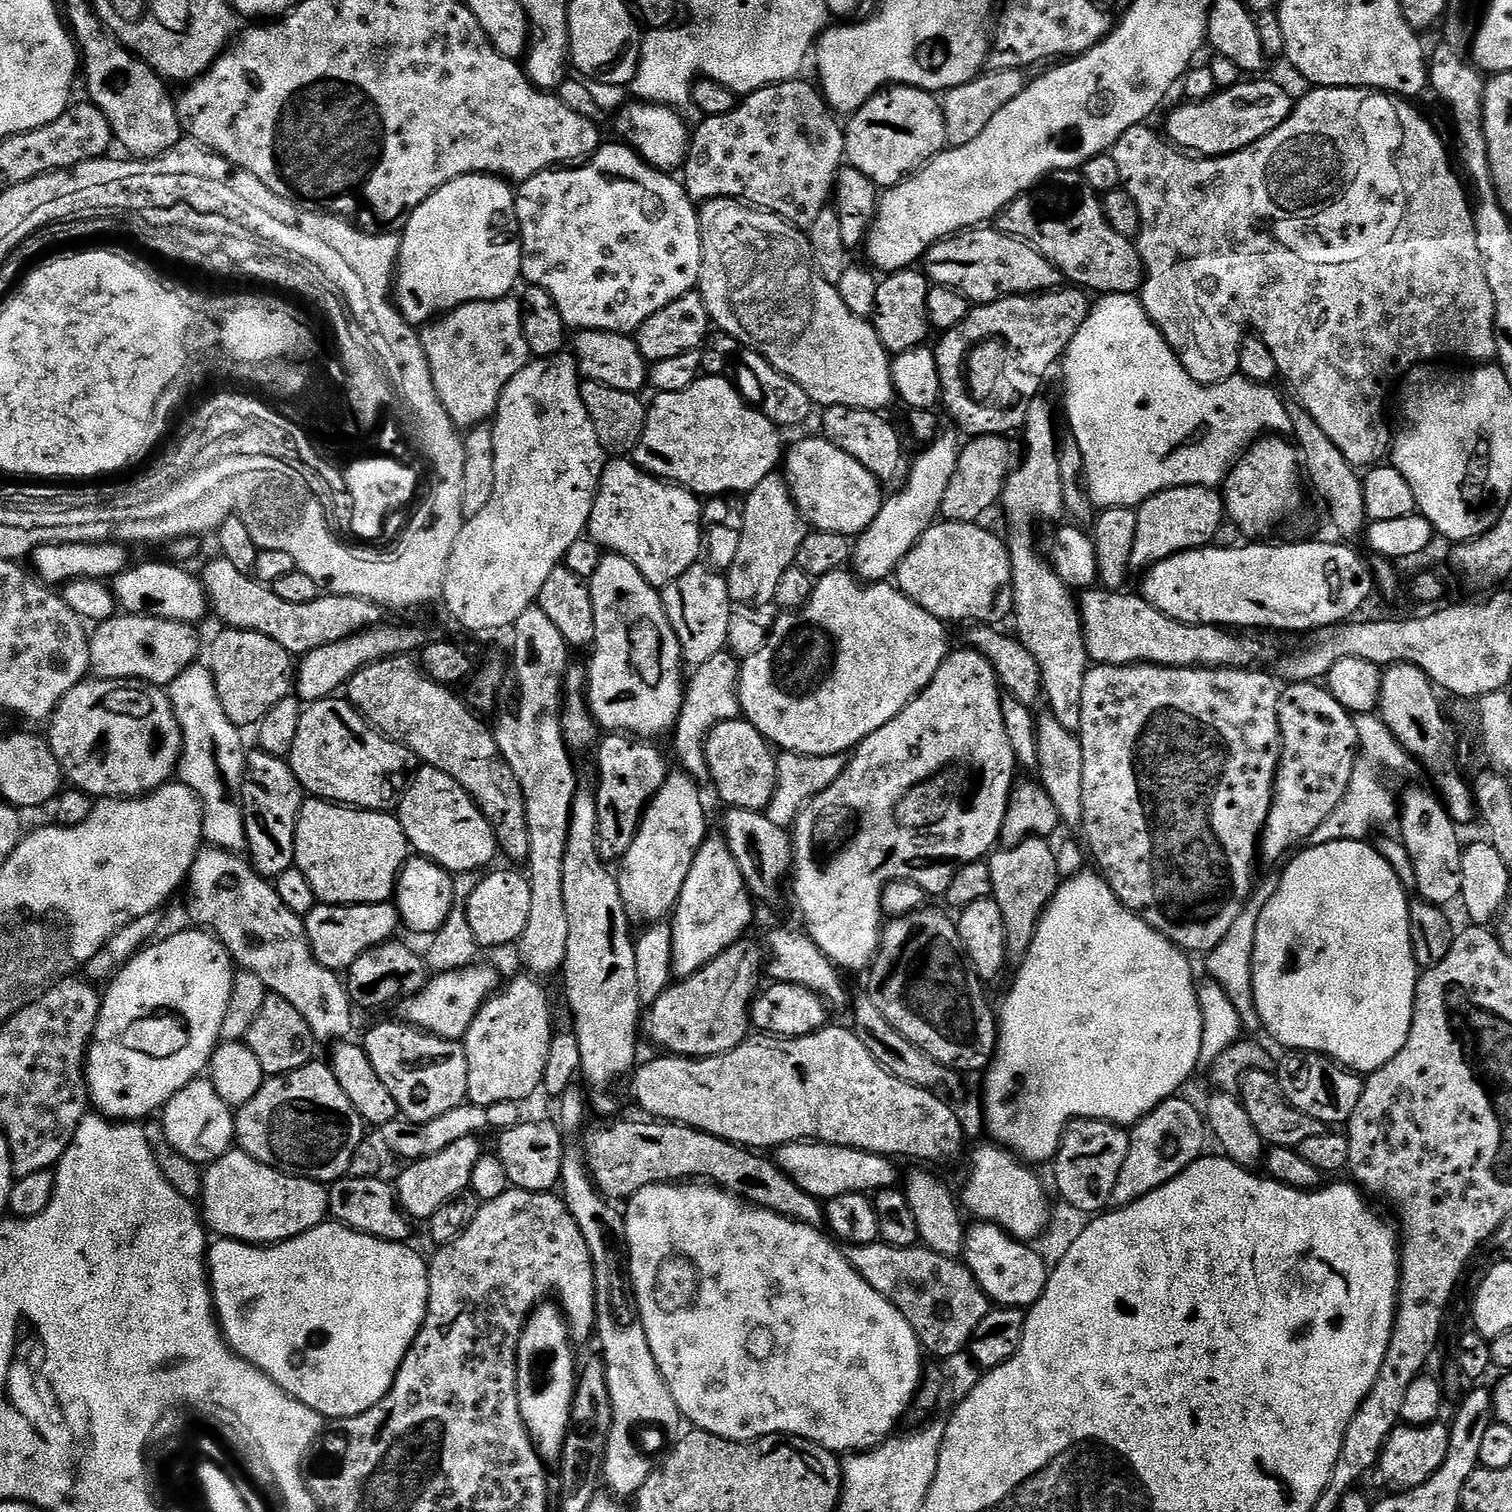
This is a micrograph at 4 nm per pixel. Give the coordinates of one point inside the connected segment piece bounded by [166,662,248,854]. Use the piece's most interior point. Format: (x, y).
(212, 765)

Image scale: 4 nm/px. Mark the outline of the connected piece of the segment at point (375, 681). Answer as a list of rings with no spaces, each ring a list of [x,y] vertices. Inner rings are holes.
[[[399,655],[391,656],[385,660],[374,661],[372,664],[366,665],[364,668],[357,670],[355,674],[348,680],[346,685],[346,699],[348,703],[353,704],[357,710],[359,710],[361,716],[372,725],[376,731],[387,736],[388,739],[395,742],[395,744],[403,744],[405,748],[408,749],[409,753],[413,757],[416,756],[429,768],[437,768],[442,770],[446,774],[450,774],[450,778],[454,778],[454,782],[458,782],[462,787],[467,790],[472,795],[472,799],[476,801],[476,805],[483,810],[484,816],[492,823],[492,829],[496,835],[496,846],[501,853],[504,852],[512,860],[522,860],[522,862],[528,860],[528,855],[530,854],[530,829],[527,826],[527,812],[526,812],[526,802],[524,801],[522,786],[519,785],[518,778],[515,777],[514,770],[511,766],[500,756],[499,748],[496,745],[495,738],[493,736],[493,729],[491,727],[483,724],[474,713],[471,712],[473,709],[470,707],[469,701],[464,700],[460,696],[455,696],[453,689],[447,684],[439,684],[430,679],[429,676],[425,676],[424,669],[420,667],[419,663],[411,655]]]

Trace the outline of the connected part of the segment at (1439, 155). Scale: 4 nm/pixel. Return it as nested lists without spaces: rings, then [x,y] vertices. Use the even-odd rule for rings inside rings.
[[[1313,87],[1313,88],[1312,88],[1312,89],[1311,89],[1311,90],[1308,90],[1308,91],[1312,91],[1312,92],[1308,92],[1308,93],[1306,93],[1306,94],[1305,94],[1305,96],[1304,96],[1304,97],[1302,97],[1302,98],[1301,98],[1301,100],[1299,100],[1299,99],[1297,99],[1297,100],[1296,100],[1296,101],[1295,101],[1295,104],[1294,104],[1294,107],[1293,107],[1293,110],[1292,110],[1292,113],[1291,113],[1291,114],[1289,114],[1289,115],[1288,115],[1288,120],[1287,120],[1287,121],[1286,121],[1286,122],[1282,122],[1282,126],[1278,126],[1278,127],[1277,127],[1277,128],[1276,128],[1276,129],[1275,129],[1275,130],[1273,130],[1273,132],[1271,132],[1271,133],[1270,133],[1270,134],[1266,134],[1266,135],[1265,135],[1265,136],[1264,136],[1264,137],[1263,137],[1263,138],[1262,138],[1262,139],[1260,139],[1260,140],[1259,140],[1259,141],[1258,141],[1258,142],[1254,142],[1254,143],[1253,143],[1253,144],[1251,144],[1251,145],[1250,145],[1250,146],[1249,146],[1249,148],[1244,148],[1244,149],[1242,149],[1242,150],[1241,150],[1241,152],[1231,152],[1231,153],[1230,153],[1230,155],[1229,155],[1229,156],[1218,156],[1218,157],[1215,157],[1215,158],[1197,158],[1197,157],[1196,157],[1196,156],[1195,156],[1195,155],[1192,155],[1192,154],[1185,154],[1185,153],[1184,153],[1184,152],[1183,152],[1183,151],[1181,151],[1181,149],[1179,149],[1179,148],[1177,148],[1177,147],[1176,147],[1176,145],[1175,145],[1175,144],[1173,144],[1173,143],[1171,143],[1171,142],[1169,142],[1169,141],[1168,141],[1168,140],[1167,140],[1167,139],[1165,139],[1165,137],[1164,137],[1164,136],[1163,136],[1163,135],[1161,135],[1161,133],[1160,133],[1160,136],[1161,136],[1161,137],[1160,137],[1160,136],[1159,136],[1159,134],[1158,134],[1158,133],[1156,133],[1156,132],[1155,132],[1155,130],[1154,130],[1154,129],[1152,129],[1152,128],[1148,128],[1148,127],[1152,127],[1152,126],[1149,126],[1149,125],[1148,125],[1148,124],[1147,124],[1147,123],[1142,123],[1142,124],[1139,124],[1139,125],[1138,125],[1138,126],[1134,126],[1134,127],[1133,127],[1133,128],[1131,128],[1131,129],[1130,129],[1130,130],[1126,130],[1126,134],[1122,134],[1122,138],[1118,138],[1118,142],[1117,142],[1117,143],[1116,143],[1116,145],[1114,145],[1114,146],[1113,146],[1113,148],[1111,148],[1111,150],[1110,150],[1110,154],[1111,154],[1111,156],[1112,156],[1112,157],[1113,157],[1113,158],[1114,158],[1114,162],[1118,162],[1118,174],[1119,174],[1119,175],[1120,175],[1120,182],[1121,182],[1121,185],[1123,185],[1123,187],[1124,187],[1124,188],[1125,188],[1125,189],[1126,189],[1126,190],[1127,190],[1127,192],[1129,192],[1129,193],[1130,193],[1130,195],[1132,195],[1132,197],[1133,197],[1133,198],[1134,198],[1134,202],[1138,202],[1138,214],[1142,214],[1142,226],[1141,226],[1141,227],[1140,227],[1140,234],[1139,234],[1139,237],[1138,237],[1138,247],[1139,247],[1139,249],[1140,249],[1140,257],[1141,257],[1141,258],[1142,258],[1142,262],[1143,262],[1143,263],[1144,263],[1144,274],[1145,274],[1145,277],[1146,277],[1146,279],[1145,279],[1145,282],[1144,282],[1144,286],[1143,286],[1143,288],[1141,288],[1141,289],[1140,289],[1140,291],[1139,291],[1139,293],[1138,293],[1138,295],[1139,295],[1139,297],[1140,297],[1140,300],[1141,300],[1141,302],[1142,302],[1142,303],[1143,303],[1143,304],[1144,304],[1144,309],[1145,309],[1145,310],[1146,310],[1146,314],[1147,314],[1147,315],[1148,315],[1148,317],[1149,317],[1149,318],[1151,318],[1151,319],[1152,319],[1152,322],[1153,322],[1153,324],[1155,324],[1155,326],[1156,326],[1156,328],[1157,328],[1157,330],[1158,330],[1158,331],[1159,331],[1159,332],[1160,332],[1160,333],[1162,333],[1162,334],[1163,334],[1163,335],[1164,335],[1164,337],[1165,337],[1165,338],[1166,338],[1166,342],[1167,342],[1167,343],[1168,343],[1168,345],[1169,345],[1169,346],[1171,346],[1171,348],[1173,348],[1173,349],[1174,349],[1174,351],[1175,351],[1175,352],[1176,352],[1176,356],[1177,356],[1177,357],[1178,357],[1178,359],[1179,359],[1179,360],[1180,360],[1180,361],[1181,361],[1181,362],[1182,362],[1182,366],[1183,366],[1183,367],[1184,367],[1184,368],[1185,368],[1185,370],[1187,370],[1187,372],[1188,372],[1188,373],[1189,373],[1189,374],[1190,374],[1190,378],[1194,378],[1194,379],[1195,379],[1195,380],[1196,380],[1196,381],[1197,381],[1197,382],[1198,382],[1198,383],[1200,383],[1200,384],[1221,384],[1221,382],[1222,382],[1222,381],[1223,381],[1223,380],[1229,380],[1229,379],[1230,379],[1230,378],[1231,378],[1231,377],[1232,377],[1232,376],[1235,376],[1235,375],[1237,375],[1237,373],[1239,373],[1239,370],[1240,370],[1240,347],[1241,347],[1241,346],[1242,346],[1242,342],[1243,342],[1243,341],[1244,341],[1244,338],[1245,338],[1245,335],[1246,335],[1246,329],[1244,329],[1244,304],[1245,304],[1245,306],[1246,306],[1246,307],[1248,307],[1248,308],[1252,308],[1252,307],[1254,307],[1254,306],[1255,306],[1255,304],[1257,304],[1257,306],[1258,306],[1258,307],[1260,307],[1260,312],[1256,312],[1256,313],[1254,313],[1254,314],[1253,314],[1253,316],[1252,316],[1252,324],[1253,324],[1253,326],[1254,326],[1254,327],[1256,327],[1256,328],[1257,328],[1257,329],[1256,329],[1256,328],[1253,328],[1253,329],[1255,329],[1255,331],[1256,331],[1256,332],[1257,332],[1257,333],[1258,333],[1258,335],[1259,335],[1259,337],[1260,337],[1260,339],[1261,339],[1261,340],[1264,340],[1264,341],[1265,341],[1265,342],[1266,342],[1266,346],[1270,346],[1270,350],[1271,350],[1271,351],[1272,351],[1272,353],[1273,353],[1273,354],[1274,354],[1274,358],[1275,358],[1275,359],[1276,359],[1276,361],[1277,361],[1277,362],[1278,362],[1278,373],[1279,373],[1279,375],[1280,375],[1280,376],[1281,376],[1281,377],[1283,377],[1283,376],[1285,376],[1285,378],[1286,378],[1286,379],[1288,379],[1288,380],[1289,380],[1289,382],[1290,382],[1290,383],[1292,383],[1292,388],[1293,388],[1293,390],[1294,390],[1294,391],[1296,391],[1296,392],[1297,392],[1297,394],[1298,394],[1298,395],[1300,395],[1300,398],[1298,398],[1298,400],[1299,400],[1299,403],[1300,403],[1300,404],[1301,404],[1301,405],[1303,405],[1303,407],[1304,407],[1304,409],[1305,409],[1305,410],[1307,410],[1307,411],[1308,411],[1308,412],[1309,412],[1309,413],[1310,413],[1310,414],[1311,414],[1311,415],[1312,415],[1312,416],[1313,416],[1313,418],[1314,418],[1314,422],[1316,422],[1316,423],[1317,423],[1317,424],[1318,424],[1318,426],[1320,426],[1320,427],[1321,427],[1321,428],[1322,428],[1322,431],[1323,431],[1323,433],[1325,433],[1325,434],[1326,434],[1326,437],[1328,437],[1328,439],[1330,439],[1330,441],[1332,441],[1332,442],[1334,442],[1334,444],[1335,444],[1335,445],[1336,445],[1336,446],[1338,446],[1338,450],[1340,450],[1340,451],[1341,451],[1341,452],[1342,452],[1342,454],[1344,454],[1344,455],[1345,455],[1345,458],[1346,458],[1346,460],[1347,460],[1347,461],[1348,461],[1348,463],[1350,463],[1350,464],[1352,464],[1352,466],[1353,466],[1353,467],[1354,467],[1354,468],[1355,468],[1355,469],[1357,469],[1357,470],[1364,470],[1364,469],[1367,469],[1367,468],[1368,468],[1368,467],[1369,467],[1369,466],[1376,466],[1376,465],[1379,465],[1379,464],[1380,464],[1380,463],[1381,463],[1381,461],[1383,461],[1383,460],[1380,460],[1380,459],[1382,459],[1382,458],[1383,458],[1383,456],[1384,456],[1384,459],[1385,459],[1385,457],[1387,457],[1387,456],[1388,456],[1388,455],[1389,455],[1389,452],[1390,452],[1390,445],[1391,445],[1391,443],[1392,443],[1392,437],[1393,437],[1393,433],[1392,433],[1392,432],[1391,432],[1391,431],[1390,431],[1390,428],[1389,428],[1389,432],[1388,432],[1388,416],[1387,416],[1387,414],[1386,414],[1386,413],[1384,413],[1384,411],[1386,411],[1386,410],[1387,410],[1387,408],[1388,408],[1388,395],[1390,395],[1390,394],[1391,394],[1391,392],[1392,392],[1392,395],[1393,395],[1393,392],[1394,392],[1394,385],[1395,385],[1395,384],[1396,384],[1396,383],[1397,383],[1397,380],[1398,380],[1398,378],[1403,378],[1403,377],[1405,377],[1405,376],[1407,376],[1407,375],[1408,375],[1408,373],[1409,373],[1409,372],[1411,372],[1411,371],[1412,371],[1412,369],[1413,369],[1413,368],[1415,368],[1415,367],[1417,367],[1417,366],[1420,366],[1420,365],[1423,365],[1423,364],[1424,364],[1424,363],[1425,363],[1425,362],[1432,362],[1432,361],[1435,361],[1435,360],[1432,360],[1432,359],[1434,359],[1434,358],[1435,358],[1435,356],[1461,356],[1461,358],[1462,358],[1462,359],[1464,359],[1464,360],[1472,360],[1472,361],[1468,361],[1468,362],[1492,362],[1492,361],[1495,361],[1495,360],[1496,360],[1496,315],[1495,315],[1495,314],[1494,314],[1494,293],[1492,293],[1492,292],[1491,292],[1491,290],[1490,290],[1490,281],[1488,281],[1488,279],[1486,279],[1486,270],[1485,270],[1485,268],[1483,268],[1483,266],[1482,266],[1482,254],[1478,254],[1478,238],[1477,238],[1477,237],[1476,237],[1476,217],[1475,217],[1475,215],[1474,215],[1474,208],[1473,208],[1473,205],[1472,205],[1472,204],[1471,204],[1471,203],[1470,203],[1470,196],[1469,196],[1469,193],[1468,193],[1468,192],[1467,192],[1467,191],[1466,191],[1466,188],[1465,188],[1465,185],[1464,185],[1464,184],[1463,184],[1463,183],[1462,183],[1462,180],[1461,180],[1461,177],[1460,177],[1460,176],[1459,176],[1459,175],[1458,175],[1458,172],[1457,172],[1457,176],[1458,176],[1458,177],[1456,177],[1456,172],[1455,172],[1455,170],[1454,170],[1454,169],[1452,169],[1452,164],[1451,164],[1451,162],[1450,162],[1450,161],[1448,161],[1448,152],[1447,152],[1447,150],[1446,150],[1446,149],[1444,149],[1444,140],[1443,140],[1443,138],[1442,138],[1442,137],[1440,137],[1440,136],[1439,136],[1439,134],[1438,134],[1438,133],[1436,133],[1436,132],[1435,132],[1435,130],[1434,130],[1434,129],[1432,129],[1432,124],[1431,124],[1431,122],[1430,122],[1430,121],[1428,121],[1428,120],[1427,120],[1427,118],[1426,118],[1426,117],[1424,117],[1424,116],[1423,116],[1423,114],[1422,114],[1422,113],[1420,113],[1420,112],[1419,112],[1419,110],[1418,110],[1418,109],[1416,109],[1416,108],[1415,108],[1415,106],[1414,106],[1414,105],[1412,105],[1412,104],[1415,104],[1415,103],[1412,103],[1412,102],[1409,102],[1409,101],[1408,101],[1408,100],[1407,100],[1407,99],[1404,99],[1404,98],[1393,98],[1393,97],[1392,97],[1392,96],[1391,96],[1391,95],[1389,95],[1389,93],[1387,93],[1387,92],[1385,92],[1385,91],[1383,91],[1383,90],[1368,90],[1368,91],[1365,91],[1365,89],[1363,89],[1363,88],[1318,88],[1318,87]]]

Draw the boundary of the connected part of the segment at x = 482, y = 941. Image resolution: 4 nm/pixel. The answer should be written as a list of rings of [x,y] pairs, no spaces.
[[[492,872],[481,879],[480,885],[474,890],[469,897],[469,902],[466,905],[468,914],[469,926],[473,931],[473,938],[479,944],[481,949],[486,948],[504,948],[507,944],[515,945],[526,930],[527,923],[530,917],[530,898],[531,886],[527,875],[519,876],[516,872]]]

